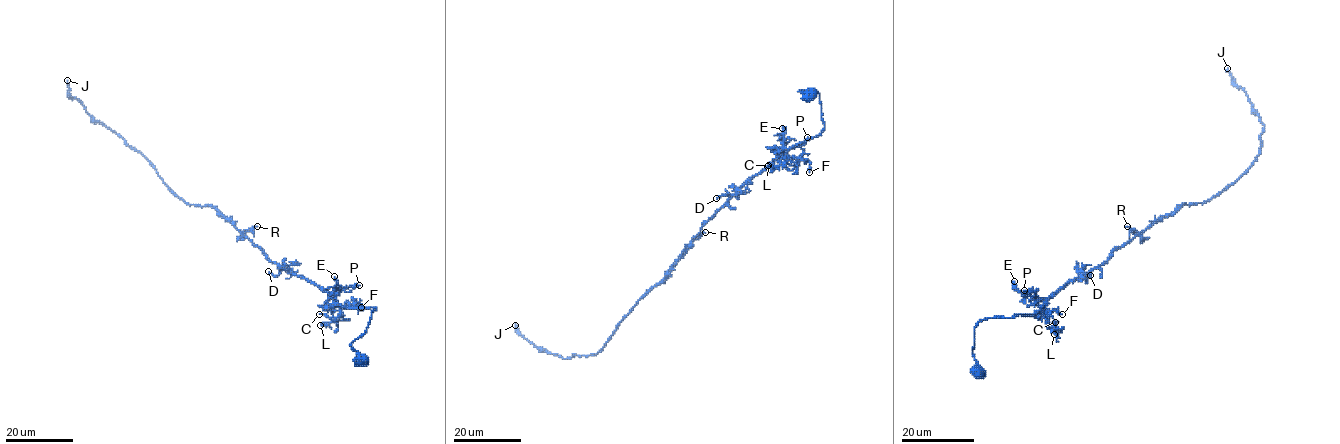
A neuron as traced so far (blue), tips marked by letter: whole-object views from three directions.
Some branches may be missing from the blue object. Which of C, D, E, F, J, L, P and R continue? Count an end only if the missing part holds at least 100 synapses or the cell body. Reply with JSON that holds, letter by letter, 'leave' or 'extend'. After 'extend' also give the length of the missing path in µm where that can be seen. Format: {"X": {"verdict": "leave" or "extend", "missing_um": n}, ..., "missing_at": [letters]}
{"C": {"verdict": "leave"}, "D": {"verdict": "leave"}, "E": {"verdict": "leave"}, "F": {"verdict": "leave"}, "J": {"verdict": "leave"}, "L": {"verdict": "leave"}, "P": {"verdict": "leave"}, "R": {"verdict": "leave"}, "missing_at": []}

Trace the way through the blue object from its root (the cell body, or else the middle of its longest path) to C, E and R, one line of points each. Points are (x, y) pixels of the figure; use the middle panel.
C: (811, 95), (799, 91), (818, 93), (823, 130), (793, 146), (785, 154), (785, 162), (767, 166)
E: (811, 95), (799, 91), (818, 93), (823, 130), (780, 156), (785, 144), (785, 130), (782, 128)
R: (811, 95), (799, 91), (818, 93), (823, 130), (795, 144), (753, 175), (702, 225), (693, 240), (705, 232)

